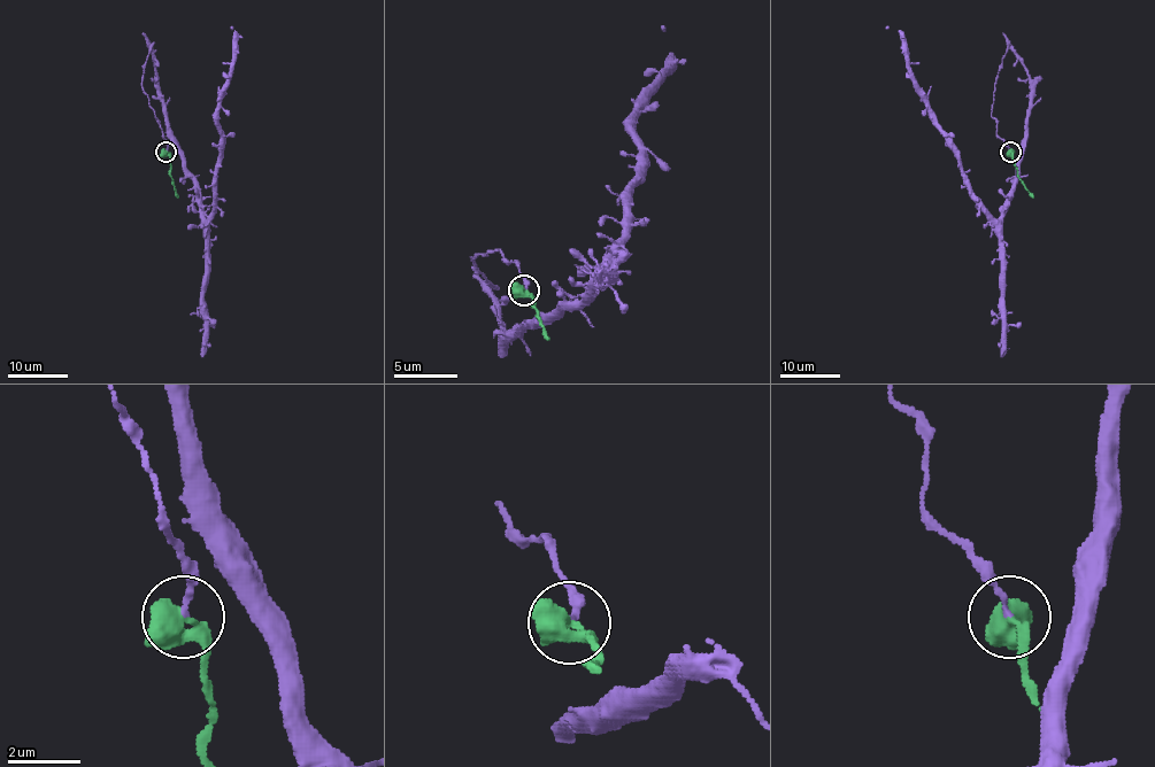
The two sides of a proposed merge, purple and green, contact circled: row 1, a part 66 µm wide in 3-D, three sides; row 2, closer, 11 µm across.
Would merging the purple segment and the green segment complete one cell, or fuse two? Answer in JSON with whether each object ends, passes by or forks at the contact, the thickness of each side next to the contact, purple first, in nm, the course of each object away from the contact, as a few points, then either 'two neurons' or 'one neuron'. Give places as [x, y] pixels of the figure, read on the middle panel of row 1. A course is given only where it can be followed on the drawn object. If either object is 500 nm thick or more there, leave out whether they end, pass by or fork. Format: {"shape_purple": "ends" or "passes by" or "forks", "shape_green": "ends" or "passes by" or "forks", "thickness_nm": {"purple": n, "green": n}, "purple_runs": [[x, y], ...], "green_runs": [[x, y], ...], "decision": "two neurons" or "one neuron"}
{"thickness_nm": {"purple": 140, "green": 550}, "purple_runs": [[524, 289], [499, 248], [470, 257], [509, 334], [572, 308], [623, 245], [636, 115], [667, 75], [664, 26]], "green_runs": [[524, 289], [534, 302], [531, 305], [547, 340]], "decision": "one neuron"}

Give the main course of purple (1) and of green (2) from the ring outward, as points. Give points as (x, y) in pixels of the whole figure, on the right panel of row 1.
1: (1010, 152), (991, 115), (1010, 49), (1031, 100), (1018, 177), (996, 221), (917, 85), (905, 36), (886, 25)
2: (1010, 152), (1017, 176), (1033, 198)

